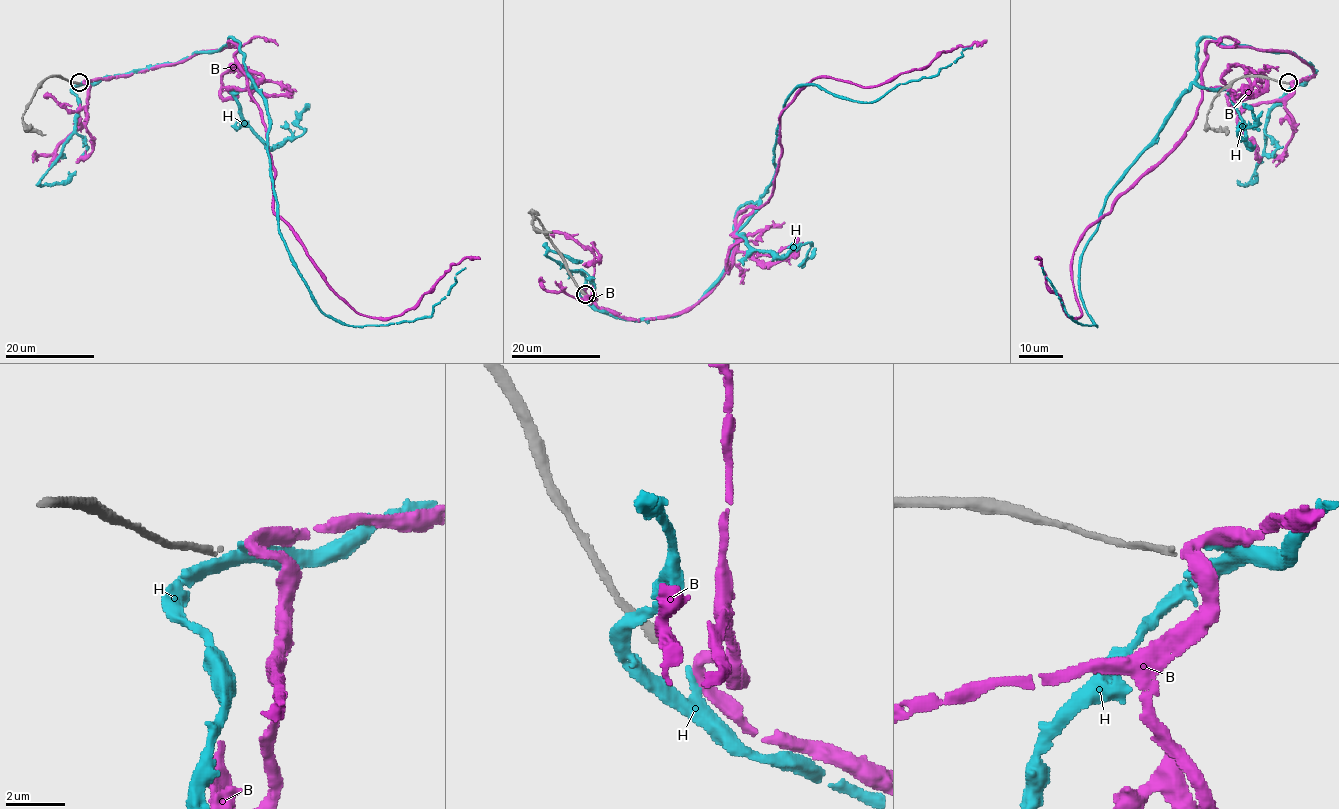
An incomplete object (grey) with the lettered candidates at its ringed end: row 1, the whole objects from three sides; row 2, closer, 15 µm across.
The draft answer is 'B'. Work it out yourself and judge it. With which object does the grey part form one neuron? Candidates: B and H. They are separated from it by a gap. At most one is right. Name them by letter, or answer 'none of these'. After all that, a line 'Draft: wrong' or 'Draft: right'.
H
Draft: wrong

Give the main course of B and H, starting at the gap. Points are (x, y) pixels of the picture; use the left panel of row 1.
B: (82, 82), (174, 65), (232, 42), (266, 132), (273, 211), (361, 314), (403, 314), (452, 265), (479, 258)
H: (81, 82), (175, 63), (233, 37), (264, 99), (277, 230), (326, 315), (366, 326), (430, 317), (465, 267)

